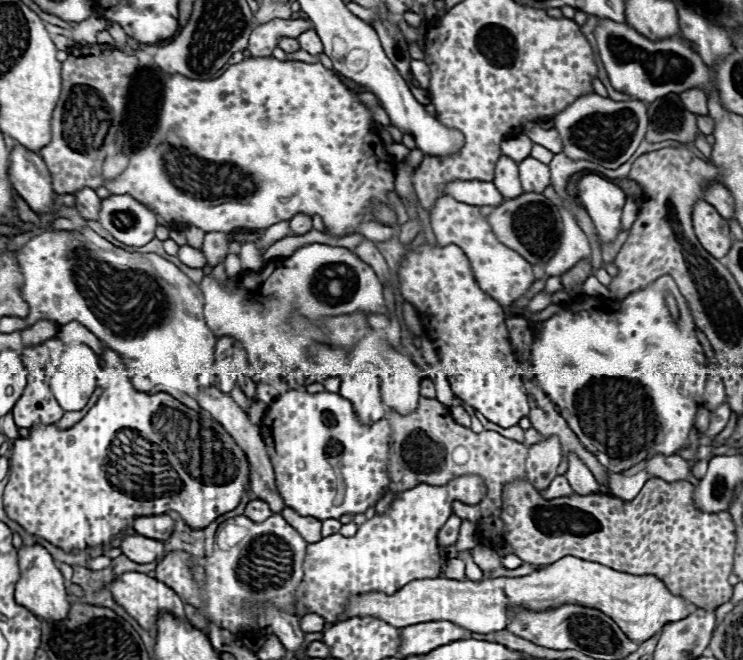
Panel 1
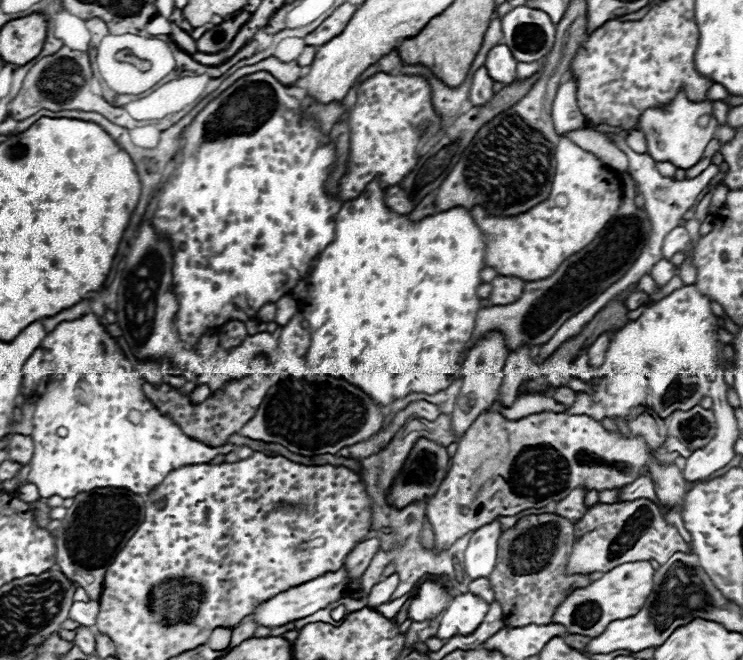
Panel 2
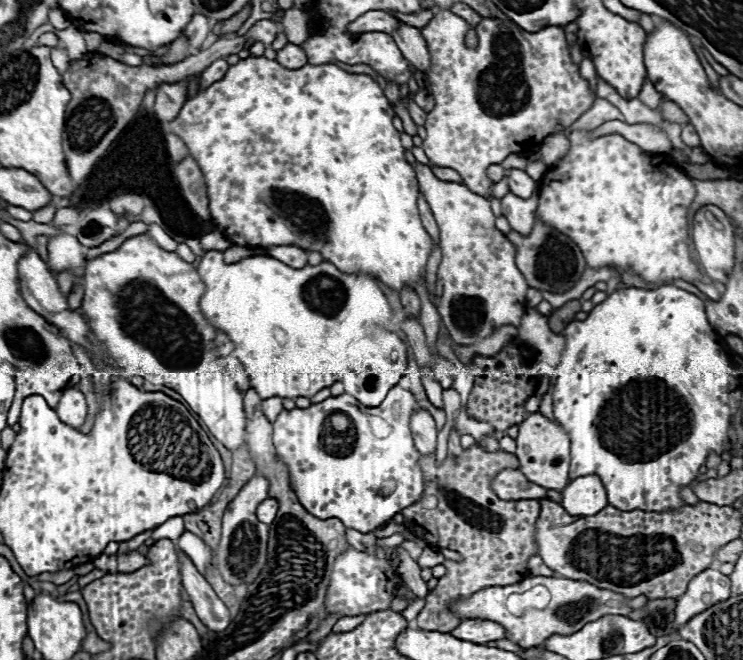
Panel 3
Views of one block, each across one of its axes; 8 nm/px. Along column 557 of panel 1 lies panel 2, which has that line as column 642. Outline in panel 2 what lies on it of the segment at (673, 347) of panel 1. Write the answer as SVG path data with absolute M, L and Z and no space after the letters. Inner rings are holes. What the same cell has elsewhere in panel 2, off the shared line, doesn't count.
M694 284L674 290L670 296L650 304L638 320L628 322L624 328L612 334L606 352L606 362L590 380L590 384L598 386L598 390L594 394L578 392L576 402L570 408L566 408L566 412L588 414L596 420L602 420L604 416L626 420L626 416L636 406L650 406L660 418L666 418L674 410L688 410L700 404L702 396L708 394L710 382L716 380L716 366L720 354L716 340L716 326L718 326L718 318L710 308L708 296L700 294Z

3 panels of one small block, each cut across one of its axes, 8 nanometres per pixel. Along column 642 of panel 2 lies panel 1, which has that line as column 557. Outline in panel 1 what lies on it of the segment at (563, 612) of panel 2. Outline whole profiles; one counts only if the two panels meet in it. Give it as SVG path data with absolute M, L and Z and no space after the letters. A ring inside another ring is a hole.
M564 556L562 560L542 570L518 578L488 578L482 582L424 578L404 584L394 594L366 592L362 596L350 596L350 600L346 602L346 618L370 616L384 620L396 628L420 622L448 620L466 630L490 634L504 630L510 624L510 608L518 604L530 610L548 610L560 604L582 604L588 608L596 608L608 614L634 642L644 642L660 632L668 622L682 620L690 612L694 612L694 606L688 606L682 596L672 594L656 576L634 576L606 568L598 562Z

